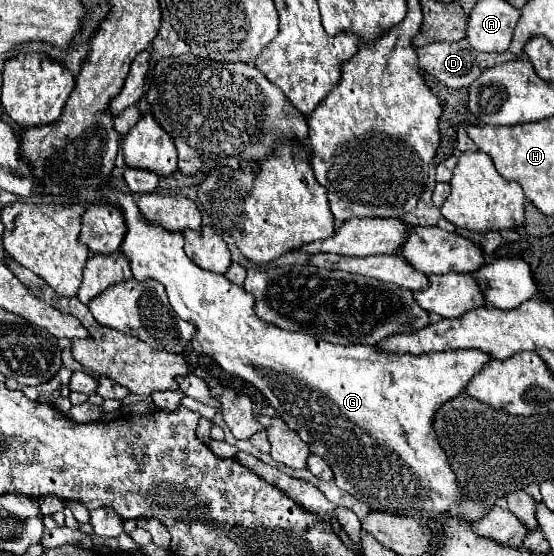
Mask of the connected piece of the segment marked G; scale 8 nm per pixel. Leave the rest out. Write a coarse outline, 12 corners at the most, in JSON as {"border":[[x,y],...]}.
{"border":[[127,193],[135,279],[255,385],[335,485],[437,521],[467,493],[433,419],[487,353],[283,331]]}

